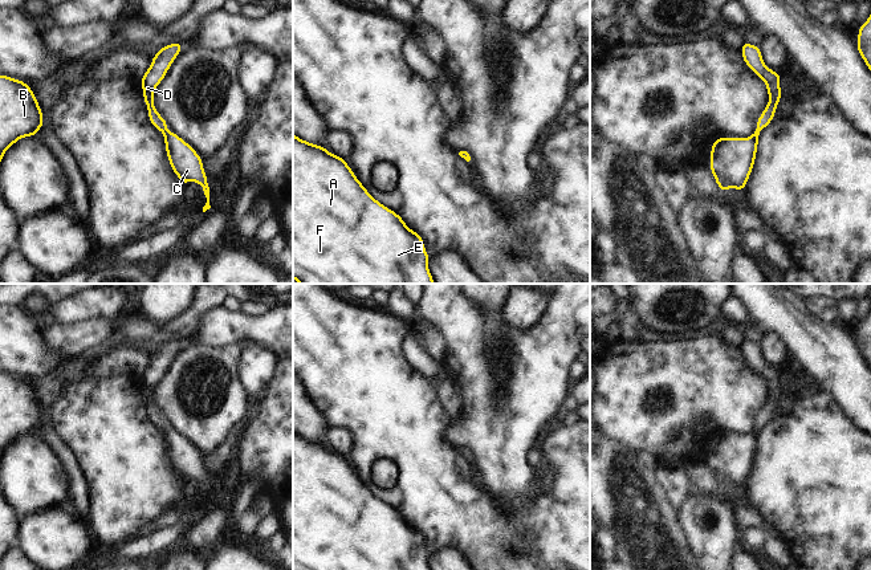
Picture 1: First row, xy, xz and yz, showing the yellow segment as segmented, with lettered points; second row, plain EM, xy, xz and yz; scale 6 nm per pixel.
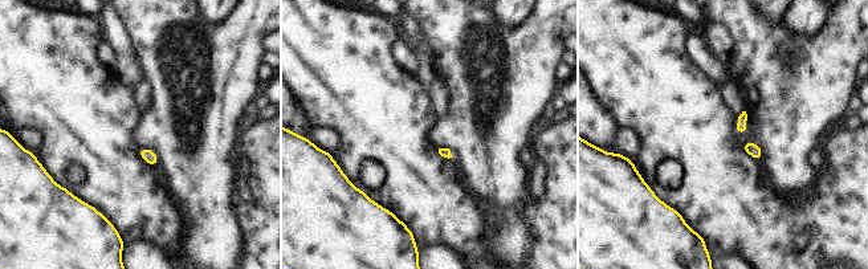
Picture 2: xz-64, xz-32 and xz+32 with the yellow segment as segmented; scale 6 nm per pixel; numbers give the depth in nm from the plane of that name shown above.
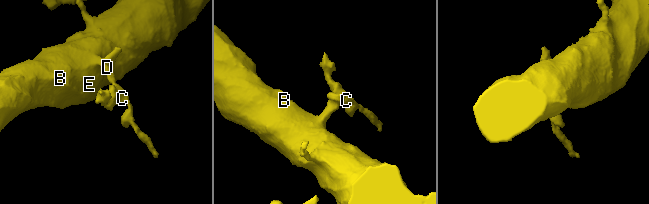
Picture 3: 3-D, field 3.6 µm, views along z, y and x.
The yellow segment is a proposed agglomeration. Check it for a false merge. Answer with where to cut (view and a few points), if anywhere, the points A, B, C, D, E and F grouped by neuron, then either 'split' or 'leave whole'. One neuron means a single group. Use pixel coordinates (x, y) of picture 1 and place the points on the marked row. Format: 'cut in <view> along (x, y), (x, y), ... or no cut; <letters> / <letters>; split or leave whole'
no cut; A B C D E F; leave whole

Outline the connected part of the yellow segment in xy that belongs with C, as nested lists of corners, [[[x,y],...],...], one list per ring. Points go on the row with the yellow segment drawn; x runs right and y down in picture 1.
[[[174,42],[159,48],[151,60],[150,68],[141,78],[142,93],[151,125],[163,133],[164,147],[171,170],[176,174],[183,186],[194,180],[203,187],[204,195],[207,198],[207,203],[203,207],[203,212],[205,212],[211,208],[211,205],[208,176],[204,172],[202,162],[203,158],[184,139],[167,129],[167,121],[154,106],[154,91],[164,80],[170,66],[183,48],[184,45],[180,42]]]

